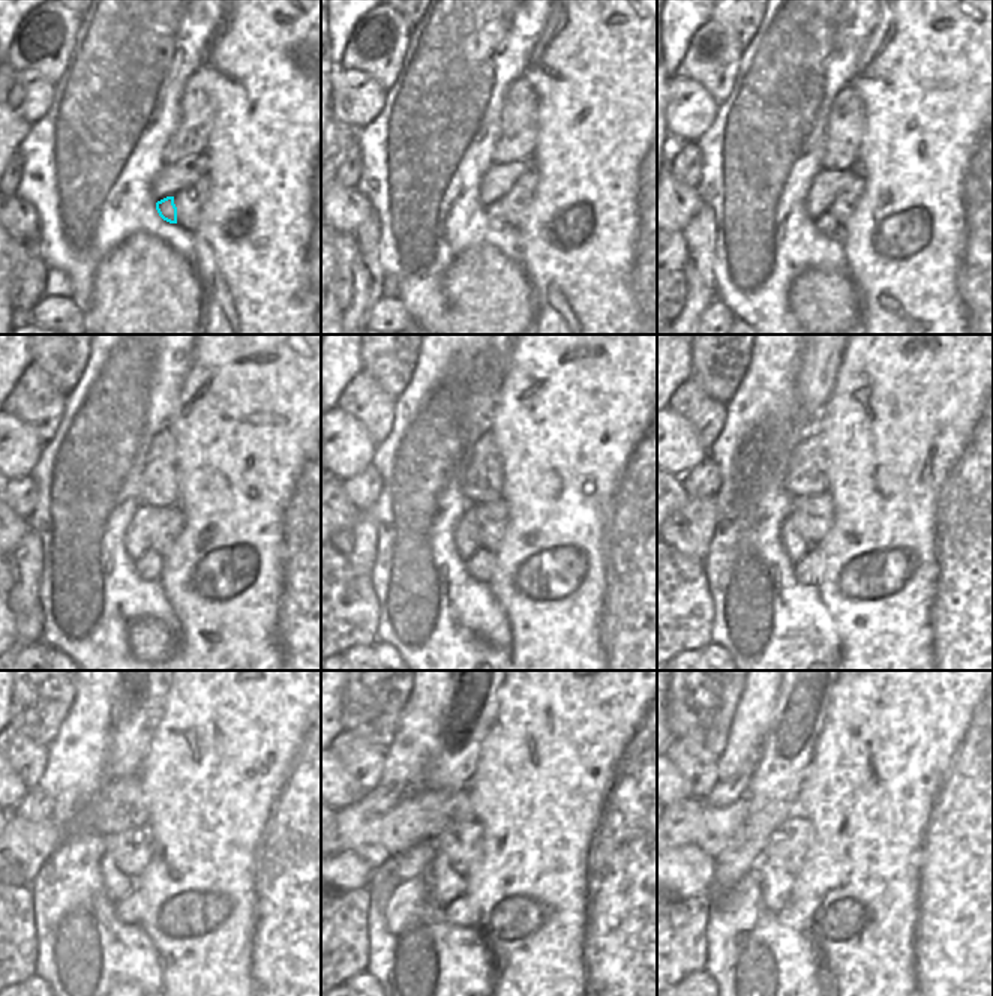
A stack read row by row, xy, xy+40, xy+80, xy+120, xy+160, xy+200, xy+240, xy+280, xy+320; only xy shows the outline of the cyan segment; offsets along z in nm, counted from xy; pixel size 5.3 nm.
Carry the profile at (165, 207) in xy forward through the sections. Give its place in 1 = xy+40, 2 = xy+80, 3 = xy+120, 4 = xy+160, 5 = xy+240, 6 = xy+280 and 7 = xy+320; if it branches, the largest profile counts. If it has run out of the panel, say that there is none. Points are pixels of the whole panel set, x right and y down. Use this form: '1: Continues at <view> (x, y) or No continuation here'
1: Continues at xy+40 (497, 215)
2: Continues at xy+80 (827, 224)
3: Continues at xy+120 (149, 564)
4: Continues at xy+160 (480, 566)
5: Continues at xy+240 (129, 909)
6: Continues at xy+280 (461, 912)
7: Continues at xy+320 (789, 915)

